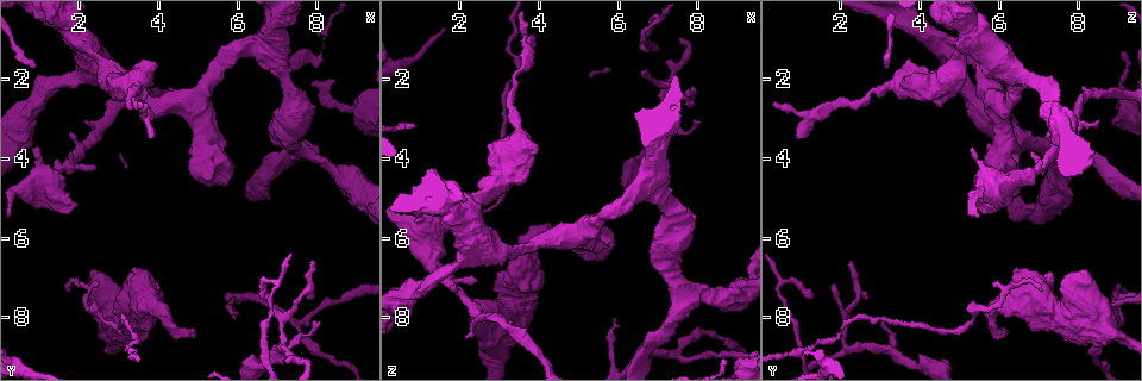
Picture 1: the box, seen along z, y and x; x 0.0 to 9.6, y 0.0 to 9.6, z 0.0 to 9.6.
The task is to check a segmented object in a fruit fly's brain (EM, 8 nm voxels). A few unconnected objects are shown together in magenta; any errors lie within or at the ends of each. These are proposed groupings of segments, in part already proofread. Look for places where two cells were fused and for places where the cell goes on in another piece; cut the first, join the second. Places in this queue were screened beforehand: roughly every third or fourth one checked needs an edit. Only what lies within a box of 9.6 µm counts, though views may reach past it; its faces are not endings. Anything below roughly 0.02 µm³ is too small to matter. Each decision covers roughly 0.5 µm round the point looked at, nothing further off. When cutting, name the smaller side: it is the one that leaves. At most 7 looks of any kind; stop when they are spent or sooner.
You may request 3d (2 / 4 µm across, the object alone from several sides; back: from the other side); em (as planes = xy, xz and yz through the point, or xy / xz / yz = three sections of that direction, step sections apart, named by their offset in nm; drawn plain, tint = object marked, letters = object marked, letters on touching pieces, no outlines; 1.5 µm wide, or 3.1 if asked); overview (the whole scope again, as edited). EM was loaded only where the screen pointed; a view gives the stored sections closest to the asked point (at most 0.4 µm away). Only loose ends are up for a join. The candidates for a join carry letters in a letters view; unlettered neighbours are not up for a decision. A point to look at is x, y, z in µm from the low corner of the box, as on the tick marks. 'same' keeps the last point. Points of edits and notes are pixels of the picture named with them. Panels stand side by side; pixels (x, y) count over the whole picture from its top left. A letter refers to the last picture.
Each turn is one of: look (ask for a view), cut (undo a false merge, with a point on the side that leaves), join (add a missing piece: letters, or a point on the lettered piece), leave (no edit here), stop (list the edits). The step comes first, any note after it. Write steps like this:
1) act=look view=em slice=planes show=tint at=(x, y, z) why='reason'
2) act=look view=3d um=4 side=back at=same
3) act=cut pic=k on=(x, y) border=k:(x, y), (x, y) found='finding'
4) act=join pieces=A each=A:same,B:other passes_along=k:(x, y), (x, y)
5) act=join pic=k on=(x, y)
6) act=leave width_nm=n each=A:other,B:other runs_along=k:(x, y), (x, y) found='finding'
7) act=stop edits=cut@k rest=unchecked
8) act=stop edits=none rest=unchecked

act=look view=3d um=2 side=back at=(3.70, 2.95, 1.30)

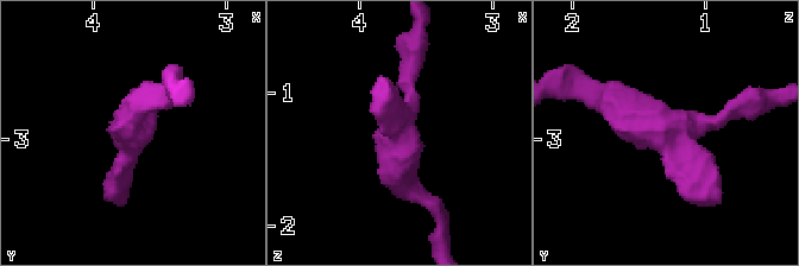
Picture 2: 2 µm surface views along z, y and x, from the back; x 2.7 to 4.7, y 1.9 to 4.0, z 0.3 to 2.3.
act=look view=em slice=planes show=letters at=(3.74, 2.90, 1.32) why='shape alone is not enough'

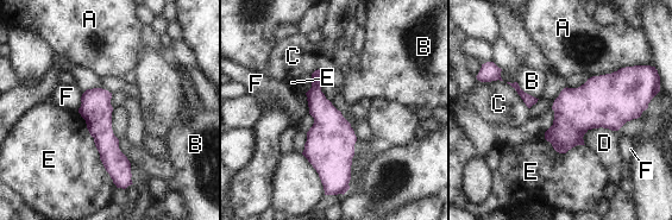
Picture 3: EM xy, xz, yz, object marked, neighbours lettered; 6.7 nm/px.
act=leave longest_contact=A:460nm each=A:other,B:other,C:other,D:other,E:other,F:other found='all the same cell'

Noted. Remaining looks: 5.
act=look view=em slice=planes show=letters at=(5.95, 8.05, 8.05) why='thin end'

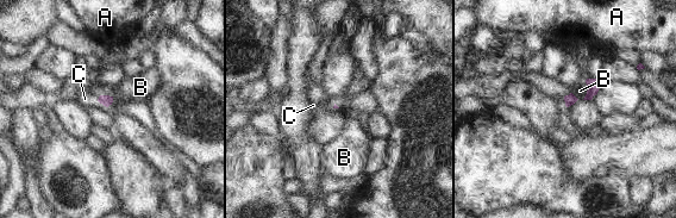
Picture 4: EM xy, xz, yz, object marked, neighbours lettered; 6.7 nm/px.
act=leave longest_contact=B:130nm each=A:other,B:other,C:other border=4:(586, 81), (587, 89), (582, 99) found='no lettered piece goes on from it'

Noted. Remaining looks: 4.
act=look view=3d um=2 at=(1.75, 3.30, 7.20) why='an open end'

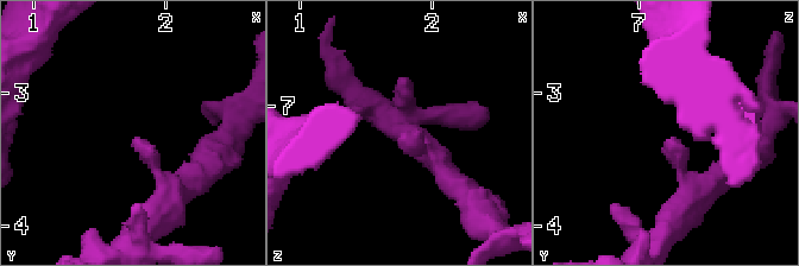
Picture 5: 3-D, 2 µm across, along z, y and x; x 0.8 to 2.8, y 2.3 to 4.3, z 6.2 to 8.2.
act=look view=em slice=xy step=8 show=letters at=(1.76, 3.32, 7.24)

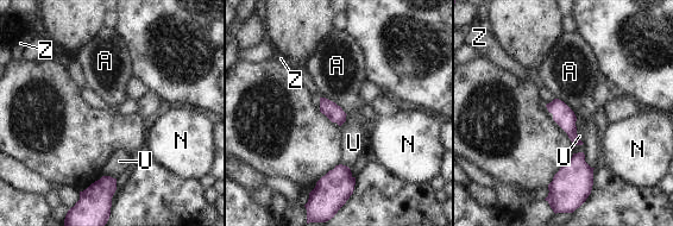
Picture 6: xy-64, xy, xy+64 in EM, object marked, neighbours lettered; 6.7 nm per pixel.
act=leave each=A:other,N:other,U:other,Z:other found='no lettered piece goes on from it'

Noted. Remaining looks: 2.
act=stop edits=none rest=unchecked

